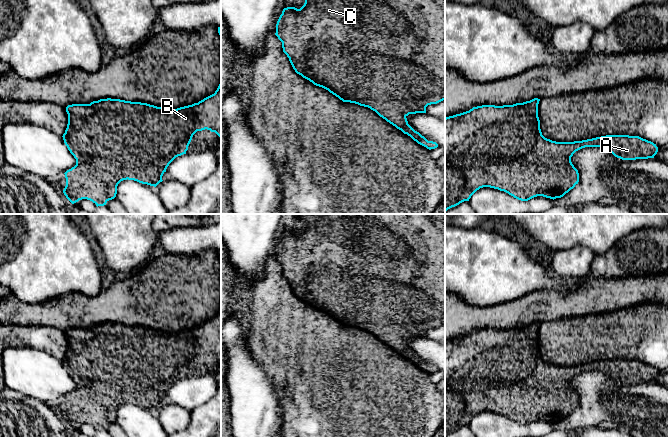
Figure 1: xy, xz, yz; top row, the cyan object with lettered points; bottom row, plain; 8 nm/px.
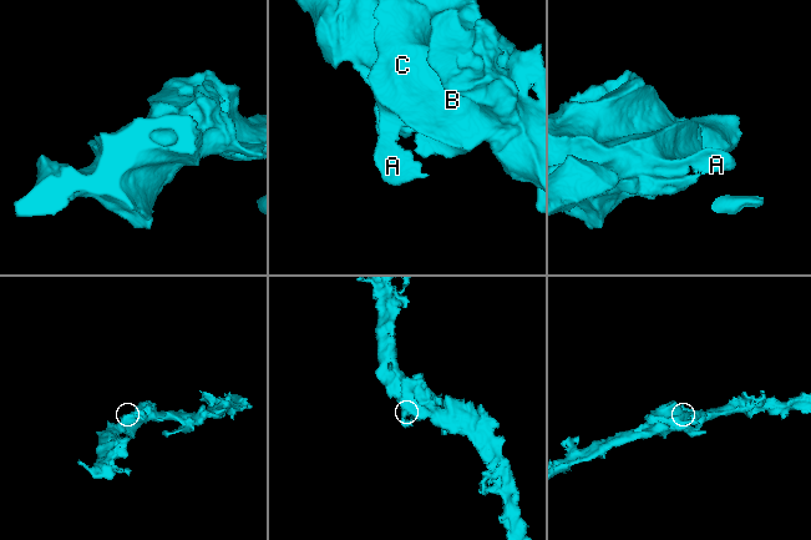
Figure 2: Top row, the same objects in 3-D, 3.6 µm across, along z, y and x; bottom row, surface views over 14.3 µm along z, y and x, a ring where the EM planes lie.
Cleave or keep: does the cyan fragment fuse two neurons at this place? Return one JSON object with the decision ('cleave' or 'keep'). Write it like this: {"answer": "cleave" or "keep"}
{"answer": "keep"}

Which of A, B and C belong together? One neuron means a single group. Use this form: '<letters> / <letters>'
A B C

